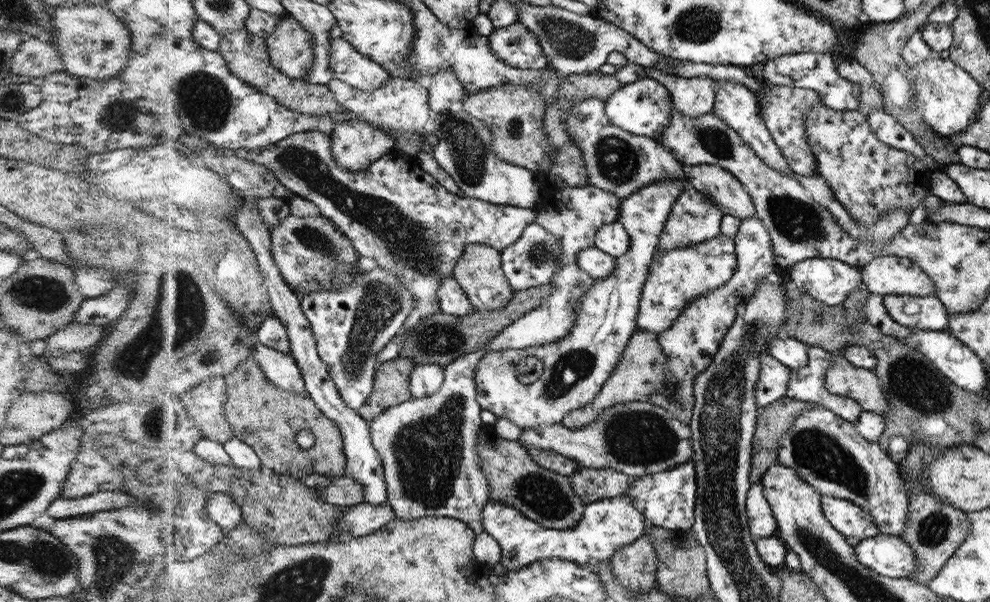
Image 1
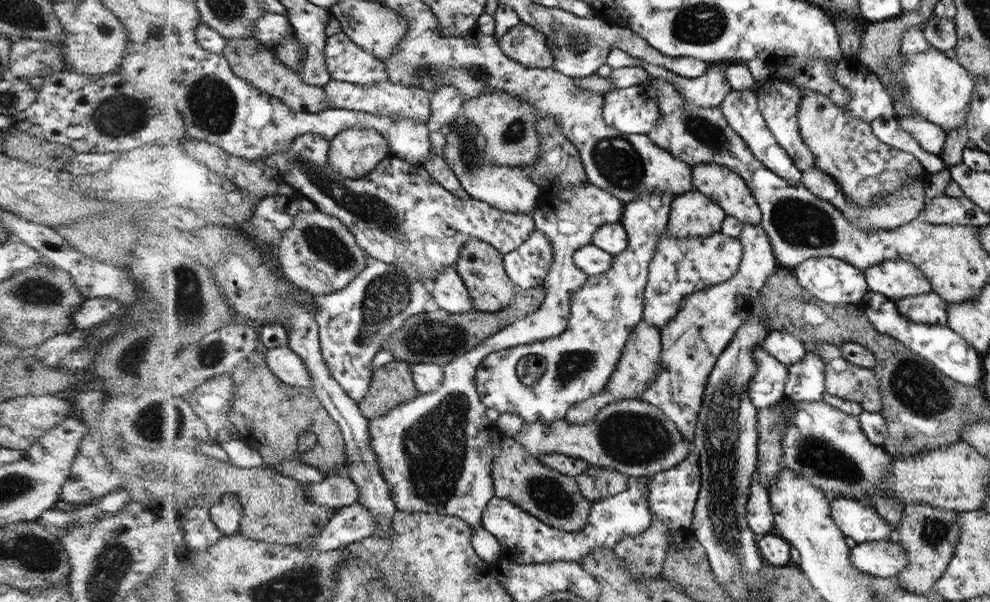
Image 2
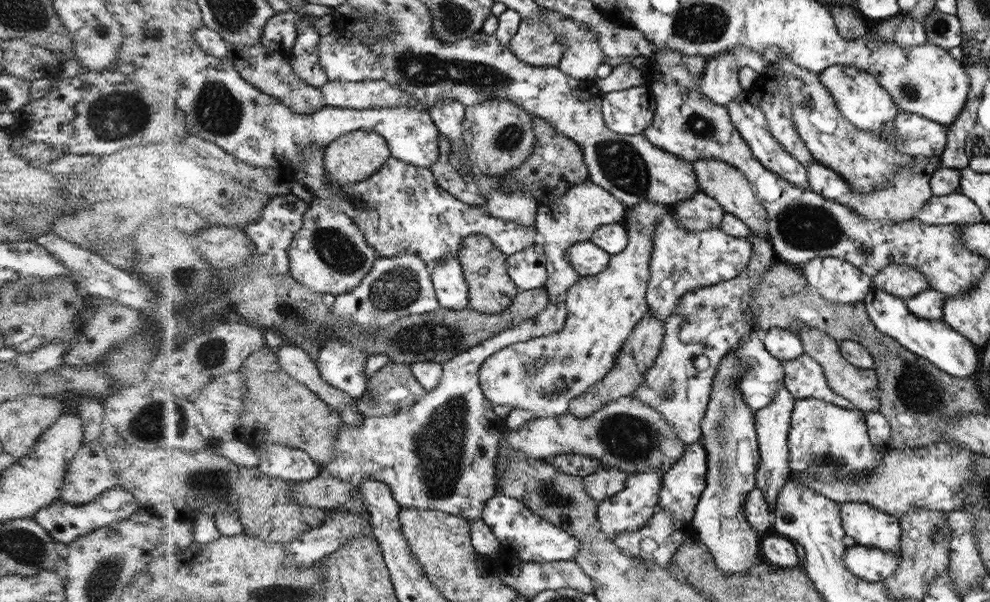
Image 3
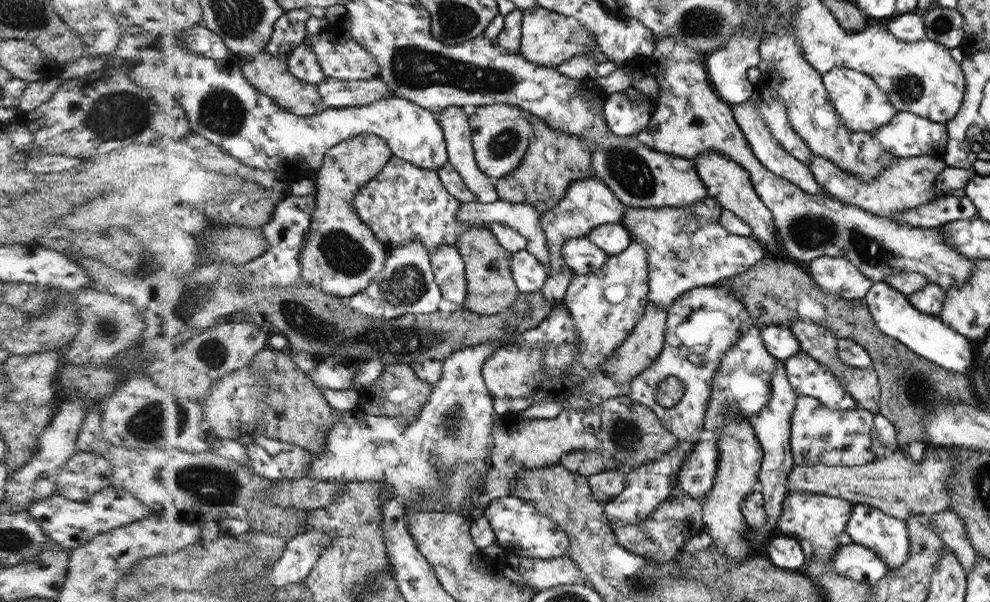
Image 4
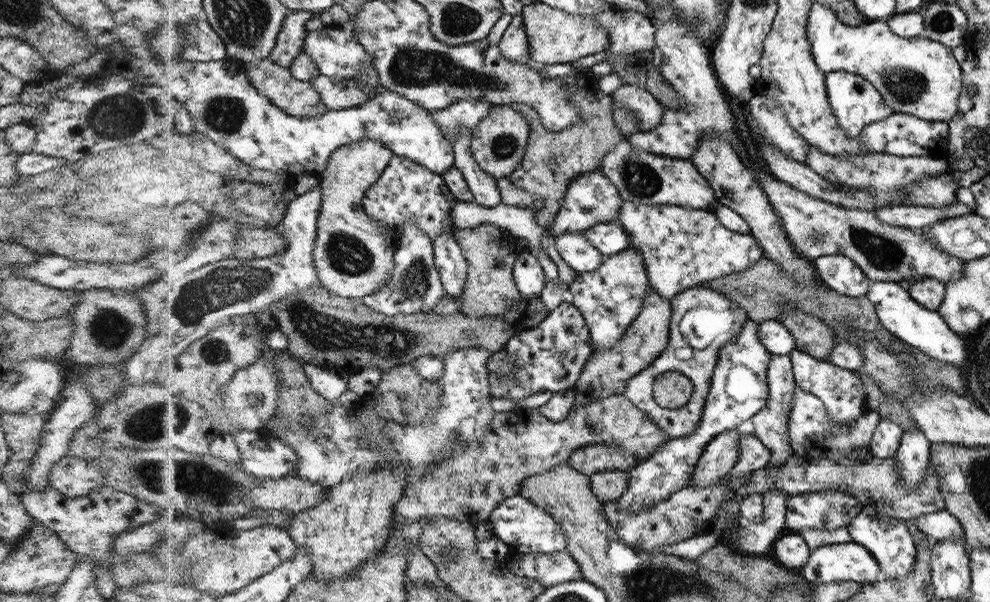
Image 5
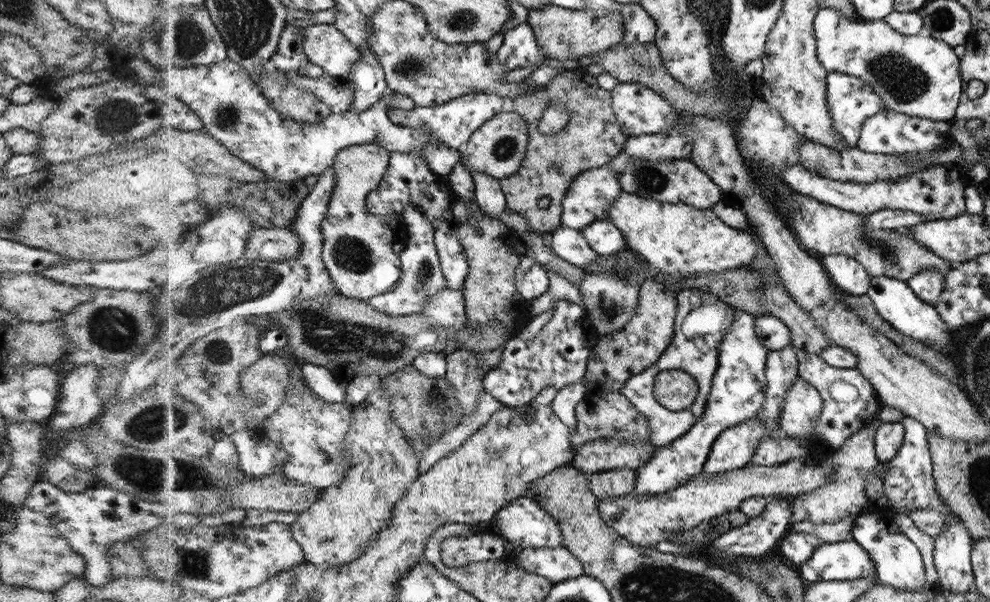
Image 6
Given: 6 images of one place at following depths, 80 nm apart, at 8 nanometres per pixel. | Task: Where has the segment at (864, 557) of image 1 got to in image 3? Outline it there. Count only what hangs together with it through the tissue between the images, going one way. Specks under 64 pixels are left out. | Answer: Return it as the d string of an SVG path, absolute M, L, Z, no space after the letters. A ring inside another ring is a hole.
M854 545L844 553L844 566L866 582L880 582L888 579L899 569L901 559L878 548Z

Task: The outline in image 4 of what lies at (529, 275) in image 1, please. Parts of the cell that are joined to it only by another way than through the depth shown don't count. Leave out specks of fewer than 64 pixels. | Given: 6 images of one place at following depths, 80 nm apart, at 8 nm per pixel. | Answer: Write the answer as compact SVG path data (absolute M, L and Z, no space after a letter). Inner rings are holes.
M526 249L515 253L511 262L516 286L525 293L535 293L537 290L541 290L549 277L544 268L545 264Z

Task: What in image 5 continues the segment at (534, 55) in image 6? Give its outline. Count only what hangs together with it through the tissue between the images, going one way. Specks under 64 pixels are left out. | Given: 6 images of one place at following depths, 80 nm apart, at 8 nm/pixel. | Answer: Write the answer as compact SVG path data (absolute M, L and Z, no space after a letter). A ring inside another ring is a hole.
M522 14L508 17L508 25L506 26L506 30L504 30L502 39L500 39L498 50L508 60L529 63L532 58L530 57L530 47L531 45L528 45L528 35L525 32Z

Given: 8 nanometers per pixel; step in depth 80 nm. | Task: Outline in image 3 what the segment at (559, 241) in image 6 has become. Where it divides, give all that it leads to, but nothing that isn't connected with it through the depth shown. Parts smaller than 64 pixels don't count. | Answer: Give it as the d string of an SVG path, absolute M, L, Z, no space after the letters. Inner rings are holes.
M591 240L577 242L569 248L571 265L583 276L602 272L609 263L611 254L596 246Z

